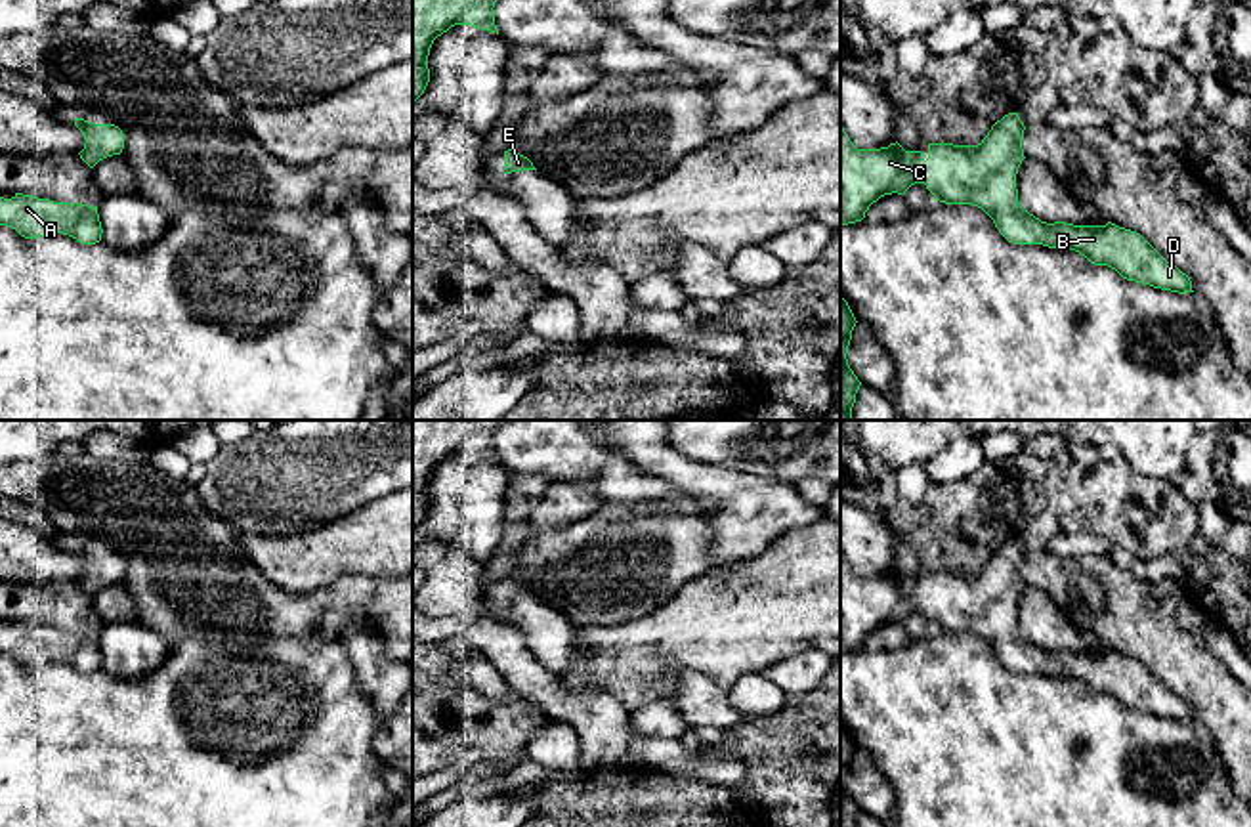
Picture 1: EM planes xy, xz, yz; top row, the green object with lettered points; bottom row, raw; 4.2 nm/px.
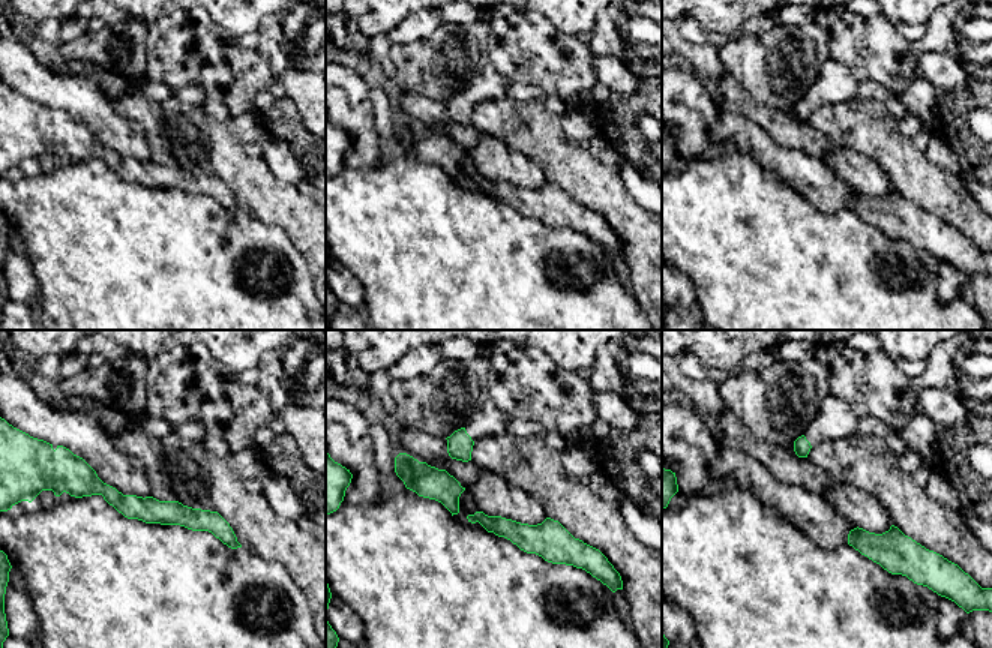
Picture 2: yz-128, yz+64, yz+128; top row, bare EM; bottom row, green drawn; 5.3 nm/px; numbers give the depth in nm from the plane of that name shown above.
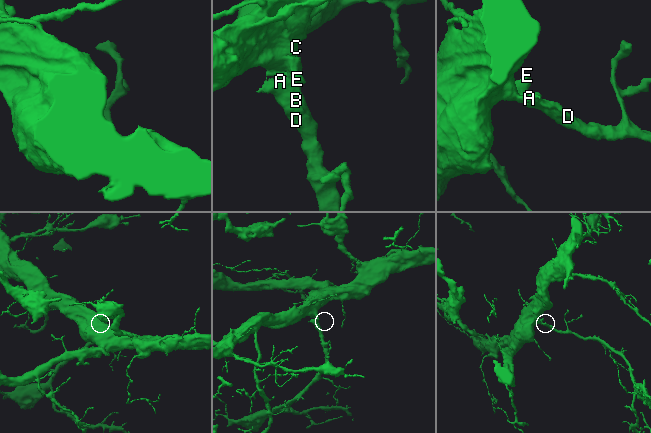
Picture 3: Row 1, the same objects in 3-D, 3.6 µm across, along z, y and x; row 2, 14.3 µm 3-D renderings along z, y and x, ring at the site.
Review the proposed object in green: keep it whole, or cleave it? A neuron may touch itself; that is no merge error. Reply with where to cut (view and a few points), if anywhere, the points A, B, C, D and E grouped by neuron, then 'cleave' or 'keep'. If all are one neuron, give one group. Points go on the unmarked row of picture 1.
no cut; A B C D E; keep

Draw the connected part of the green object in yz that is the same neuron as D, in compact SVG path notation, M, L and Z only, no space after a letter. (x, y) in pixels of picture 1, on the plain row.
M1018 541L997 548L978 573L928 571L928 586L921 579L905 579L898 569L880 577L858 577L840 554L840 655L861 649L873 630L884 623L903 623L911 613L924 611L936 628L945 632L972 632L982 636L999 661L1014 672L1043 672L1075 678L1094 693L1108 693L1123 707L1171 720L1194 720L1192 709L1167 689L1140 661L1106 653L1047 651L1018 630L1016 602L1022 592L1024 550Z

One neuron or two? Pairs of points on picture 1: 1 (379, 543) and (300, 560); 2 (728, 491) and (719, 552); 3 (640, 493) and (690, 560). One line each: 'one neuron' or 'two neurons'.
1: one neuron
2: one neuron
3: two neurons

